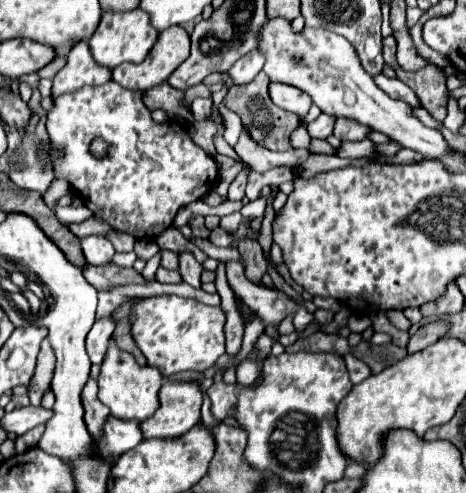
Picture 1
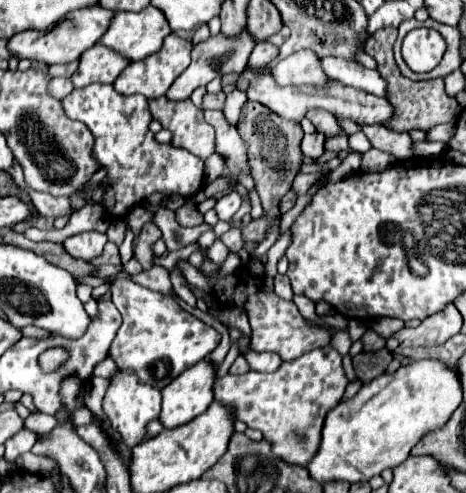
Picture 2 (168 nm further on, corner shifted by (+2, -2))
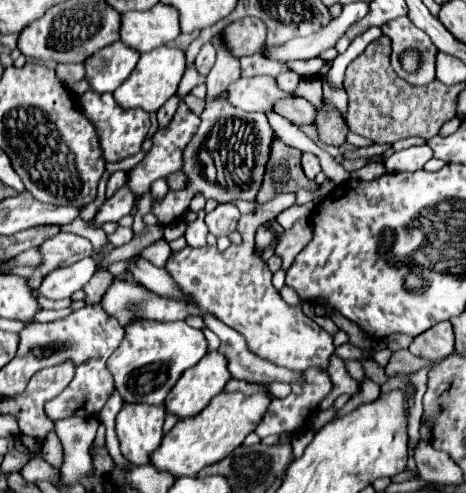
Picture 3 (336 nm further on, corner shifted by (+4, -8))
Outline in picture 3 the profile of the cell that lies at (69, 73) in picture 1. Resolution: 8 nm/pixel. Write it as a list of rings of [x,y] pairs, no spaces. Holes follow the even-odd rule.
[[[114,42],[84,60],[84,80],[96,92],[114,92],[134,70],[140,54],[122,42]]]

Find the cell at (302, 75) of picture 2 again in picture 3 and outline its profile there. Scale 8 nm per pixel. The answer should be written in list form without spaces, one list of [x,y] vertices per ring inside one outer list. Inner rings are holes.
[[[288,70],[288,72],[280,74],[280,76],[276,76],[276,80],[278,80],[278,86],[280,86],[282,90],[286,90],[286,92],[294,92],[294,90],[298,88],[302,76],[296,74],[296,72],[290,72],[290,70]]]

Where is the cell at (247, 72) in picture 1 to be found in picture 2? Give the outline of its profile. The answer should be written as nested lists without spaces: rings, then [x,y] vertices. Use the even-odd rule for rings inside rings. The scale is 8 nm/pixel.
[[[264,40],[264,42],[258,42],[258,44],[254,46],[248,64],[252,64],[252,66],[266,66],[266,64],[274,62],[274,60],[278,58],[278,54],[280,54],[278,46],[274,46],[274,44],[270,44],[268,40]]]

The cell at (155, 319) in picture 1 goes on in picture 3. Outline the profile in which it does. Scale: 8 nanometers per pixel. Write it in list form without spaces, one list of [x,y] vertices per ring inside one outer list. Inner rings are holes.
[[[132,320],[126,328],[122,344],[108,358],[106,366],[114,376],[116,390],[124,402],[164,404],[166,394],[178,382],[184,370],[198,364],[208,352],[208,342],[202,330],[188,326],[184,320],[178,322],[156,322],[156,320]]]

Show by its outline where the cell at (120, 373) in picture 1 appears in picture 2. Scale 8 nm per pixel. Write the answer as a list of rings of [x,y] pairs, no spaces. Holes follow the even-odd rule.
[[[120,370],[114,380],[110,380],[110,388],[104,396],[104,412],[108,416],[108,422],[114,430],[118,430],[124,438],[124,444],[128,448],[134,448],[136,444],[140,444],[146,438],[146,426],[152,420],[160,418],[160,390],[156,390],[154,386],[144,386],[140,382],[136,382],[134,374],[128,370]]]

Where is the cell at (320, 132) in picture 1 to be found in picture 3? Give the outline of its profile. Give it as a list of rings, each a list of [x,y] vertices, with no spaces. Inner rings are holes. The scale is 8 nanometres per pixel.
[[[304,152],[304,154],[302,154],[302,168],[304,168],[304,174],[306,174],[310,180],[314,180],[314,176],[322,170],[318,156],[316,156],[316,154],[310,154],[310,152]]]

